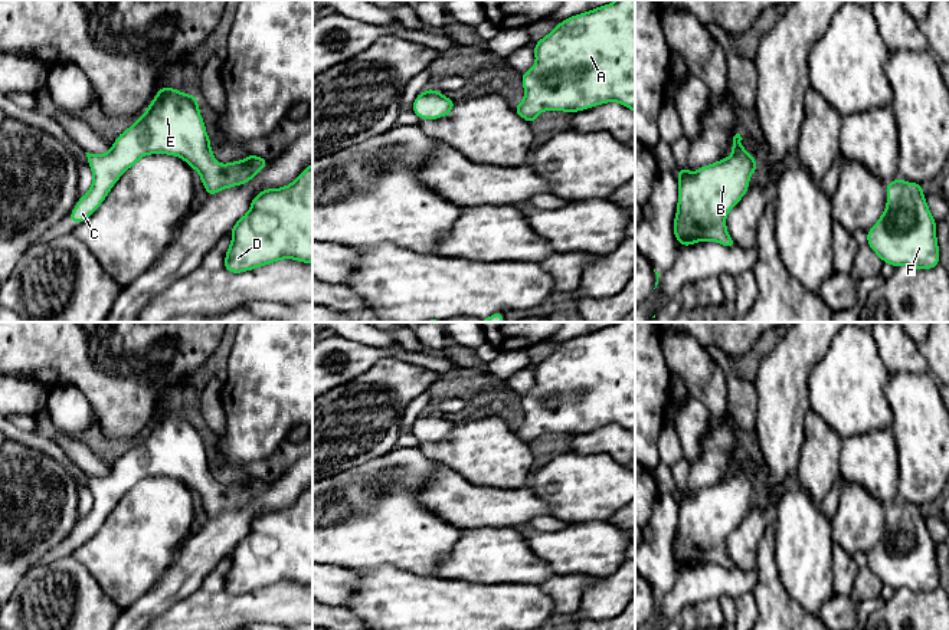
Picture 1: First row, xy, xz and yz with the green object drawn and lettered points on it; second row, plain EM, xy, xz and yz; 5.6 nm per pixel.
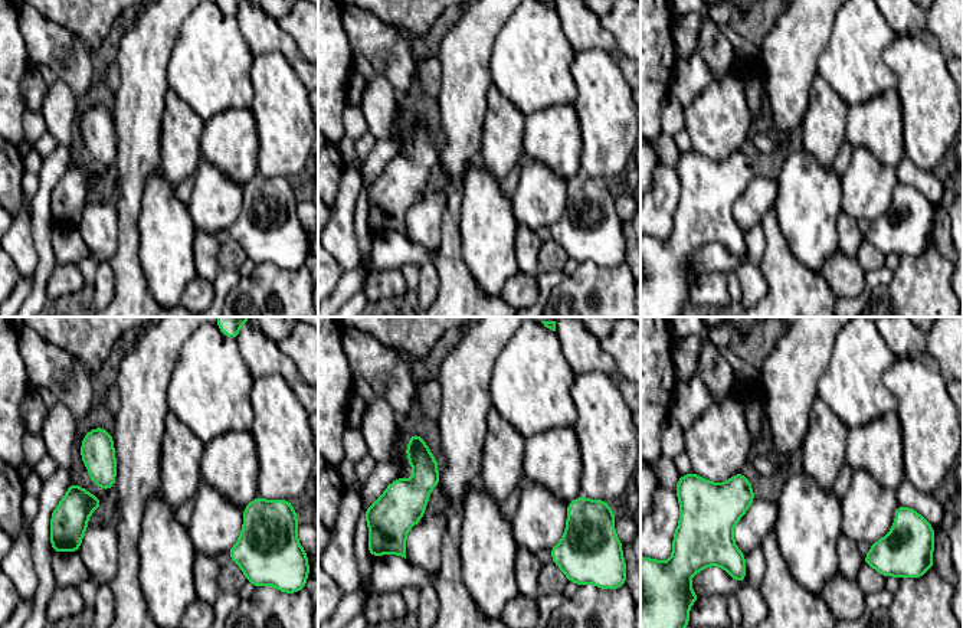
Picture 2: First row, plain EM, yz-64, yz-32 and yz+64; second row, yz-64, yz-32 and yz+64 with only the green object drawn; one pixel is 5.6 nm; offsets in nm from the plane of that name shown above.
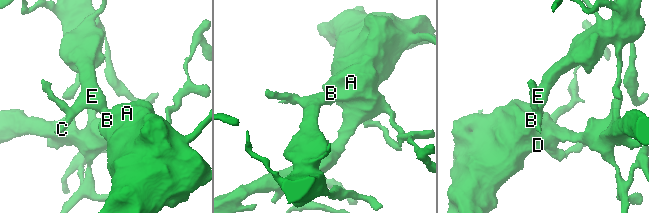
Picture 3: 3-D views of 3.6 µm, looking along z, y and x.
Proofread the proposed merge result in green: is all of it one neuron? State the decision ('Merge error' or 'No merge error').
No merge error

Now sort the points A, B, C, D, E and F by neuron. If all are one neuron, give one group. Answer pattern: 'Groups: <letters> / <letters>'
Groups: A B C D E F

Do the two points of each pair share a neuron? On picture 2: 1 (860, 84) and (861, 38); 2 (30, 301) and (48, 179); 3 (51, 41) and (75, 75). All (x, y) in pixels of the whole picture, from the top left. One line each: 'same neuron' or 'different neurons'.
1: same neuron
2: same neuron
3: same neuron

